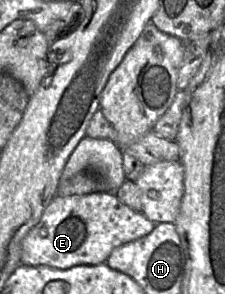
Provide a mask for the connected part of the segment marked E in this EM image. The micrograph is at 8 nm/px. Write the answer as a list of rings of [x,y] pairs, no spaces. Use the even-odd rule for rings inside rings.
[[[114,192],[56,195],[38,224],[24,237],[21,263],[62,270],[79,265],[104,264],[115,248],[148,235],[156,224],[141,212],[125,205]]]

